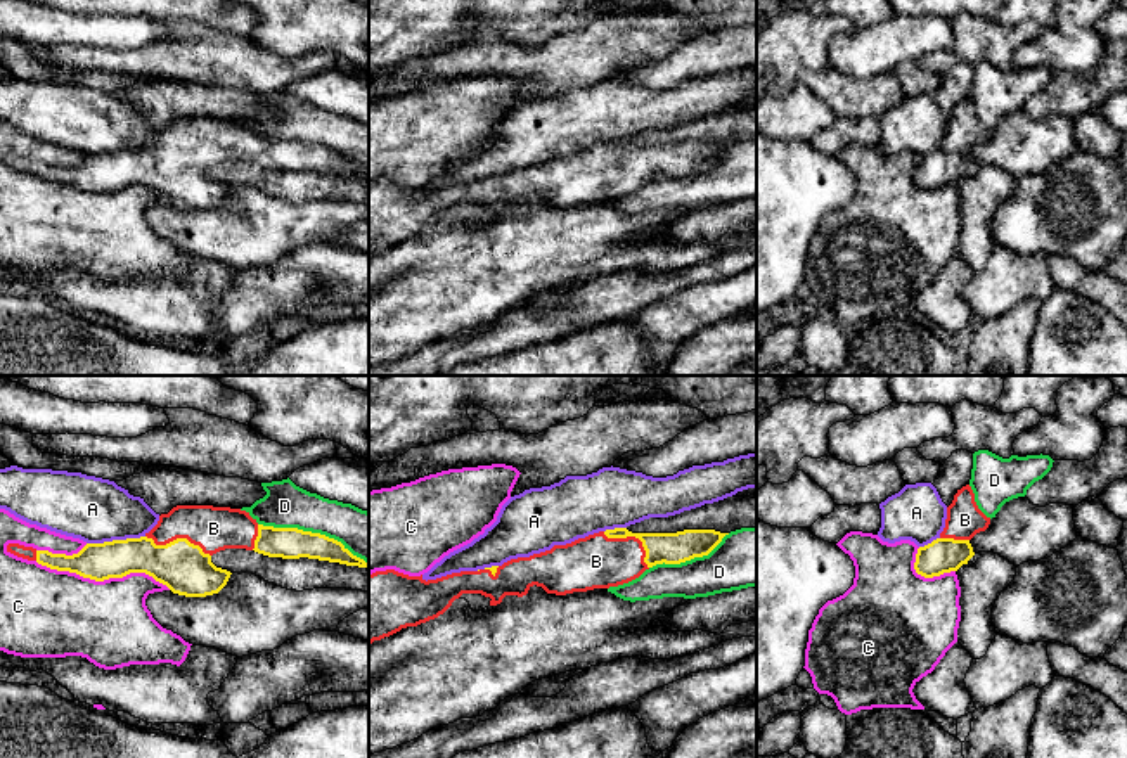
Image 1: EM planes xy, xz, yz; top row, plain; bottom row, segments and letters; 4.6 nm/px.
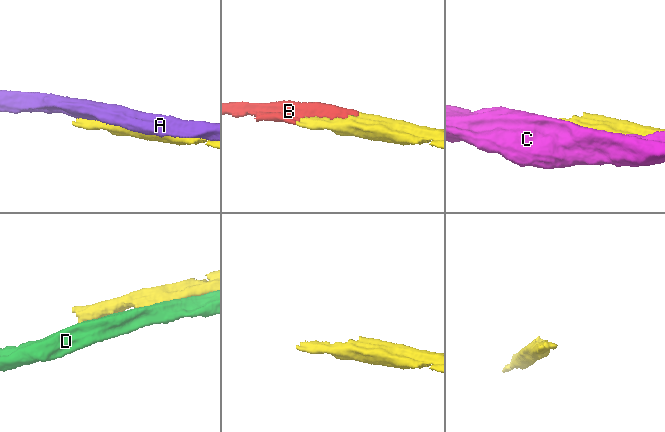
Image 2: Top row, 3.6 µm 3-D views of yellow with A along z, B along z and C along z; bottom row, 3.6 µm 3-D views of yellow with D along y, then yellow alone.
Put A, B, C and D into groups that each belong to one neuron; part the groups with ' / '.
A / B / C / D

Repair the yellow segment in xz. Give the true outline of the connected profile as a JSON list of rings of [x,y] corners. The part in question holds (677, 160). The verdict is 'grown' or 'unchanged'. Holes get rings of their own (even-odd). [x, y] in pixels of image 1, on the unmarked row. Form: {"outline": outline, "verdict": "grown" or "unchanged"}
{"outline": [[[615,140],[502,178],[428,194],[422,187],[376,183],[369,187],[369,256],[438,230],[462,206],[481,206],[497,218],[506,208],[526,208],[533,197],[556,208],[618,199],[656,177],[708,168],[725,147],[715,142],[632,145]]], "verdict": "grown"}

